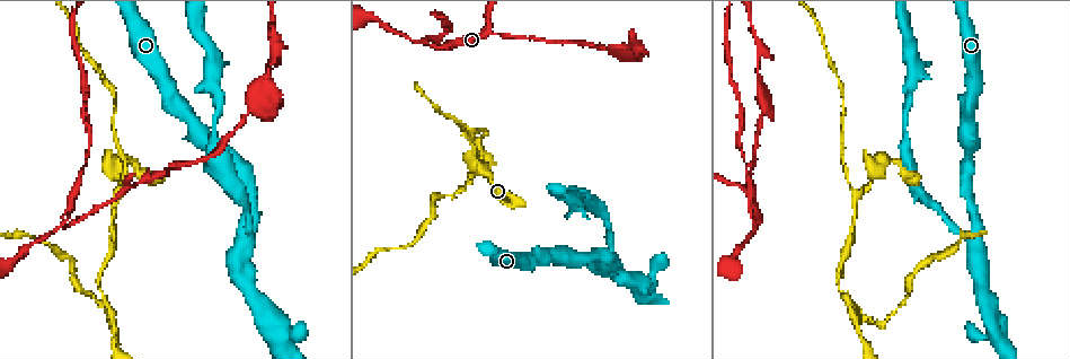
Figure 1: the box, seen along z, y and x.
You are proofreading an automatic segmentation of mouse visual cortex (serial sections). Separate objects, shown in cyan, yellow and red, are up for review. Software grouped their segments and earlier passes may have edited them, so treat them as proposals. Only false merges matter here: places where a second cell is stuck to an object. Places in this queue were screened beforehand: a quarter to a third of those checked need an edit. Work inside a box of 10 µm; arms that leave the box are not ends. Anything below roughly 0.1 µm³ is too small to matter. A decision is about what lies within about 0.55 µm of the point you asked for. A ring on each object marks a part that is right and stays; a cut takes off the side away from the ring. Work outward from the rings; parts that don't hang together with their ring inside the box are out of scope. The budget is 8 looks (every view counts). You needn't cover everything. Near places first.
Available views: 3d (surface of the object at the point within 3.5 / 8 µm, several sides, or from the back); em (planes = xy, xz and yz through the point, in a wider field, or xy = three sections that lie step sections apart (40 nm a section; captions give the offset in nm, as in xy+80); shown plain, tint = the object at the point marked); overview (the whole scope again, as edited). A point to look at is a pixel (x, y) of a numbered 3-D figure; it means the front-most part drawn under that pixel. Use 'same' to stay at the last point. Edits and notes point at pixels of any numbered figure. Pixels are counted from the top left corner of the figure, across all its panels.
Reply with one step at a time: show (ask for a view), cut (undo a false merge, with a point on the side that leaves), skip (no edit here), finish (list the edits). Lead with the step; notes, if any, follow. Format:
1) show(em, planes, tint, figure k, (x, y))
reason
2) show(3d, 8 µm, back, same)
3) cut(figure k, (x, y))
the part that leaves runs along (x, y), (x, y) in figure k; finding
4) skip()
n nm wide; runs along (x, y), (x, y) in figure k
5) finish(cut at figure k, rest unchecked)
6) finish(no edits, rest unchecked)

show(3d, 8 µm, figure 1, (857, 194))

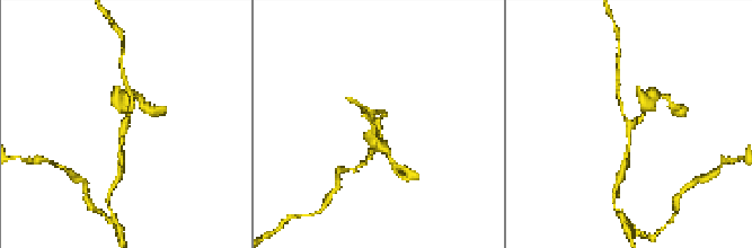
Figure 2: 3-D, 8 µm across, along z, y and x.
show(3d, 3.5 µm, same)
closer look

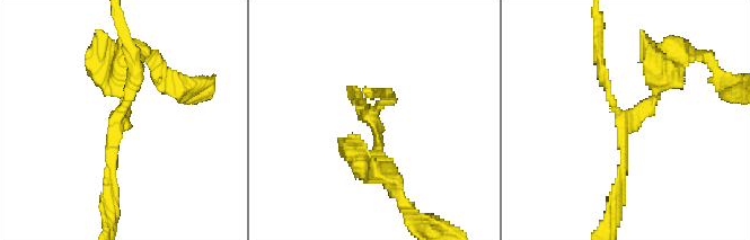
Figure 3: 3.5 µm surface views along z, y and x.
show(em, xy, step 1, tint, figure 3, (122, 126))

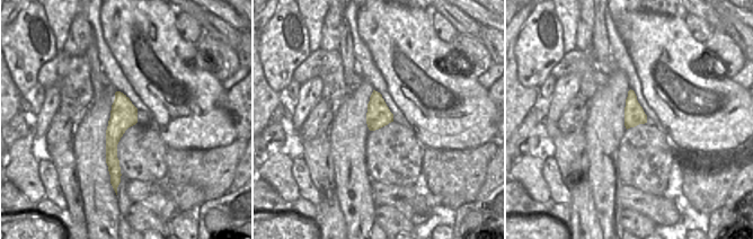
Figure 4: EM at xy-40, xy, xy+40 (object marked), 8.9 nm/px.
skip()
3 arms; arms of 100, 150, 200 nm; runs along (670, 70), (624, 132), (621, 198) in figure 3; all the same cell

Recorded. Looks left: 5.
show(3d, 3.5 µm, figure 1, (470, 145))
a fork

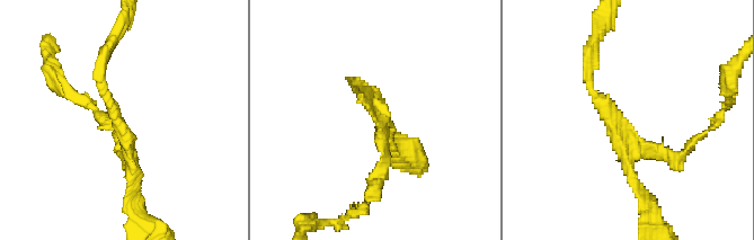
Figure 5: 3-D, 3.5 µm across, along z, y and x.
show(em, planes, tint, figure 5, (620, 140))
need the tissue

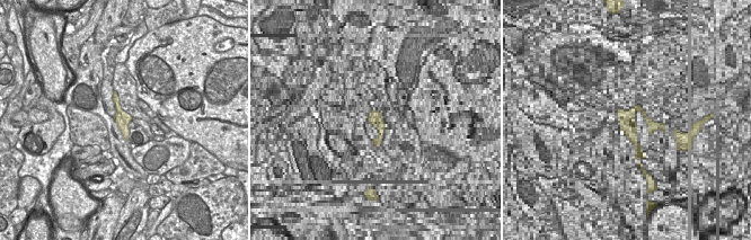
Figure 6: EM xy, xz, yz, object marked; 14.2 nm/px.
skip()
3 arms; runs along (591, 81), (622, 140), (685, 150) in figure 5; continuous, no second cell

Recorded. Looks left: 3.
show(3d, 3.5 µm, figure 1, (977, 239))
three-way junction

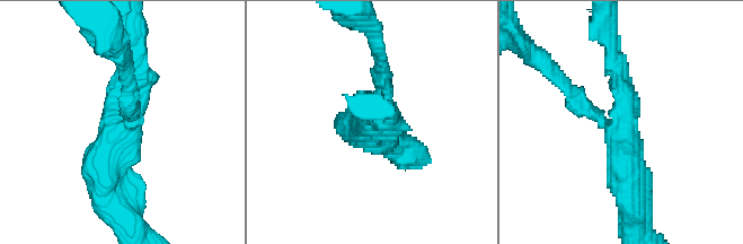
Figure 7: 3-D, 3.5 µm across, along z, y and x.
show(em, xy, step 3, tint, figure 7, (622, 118))

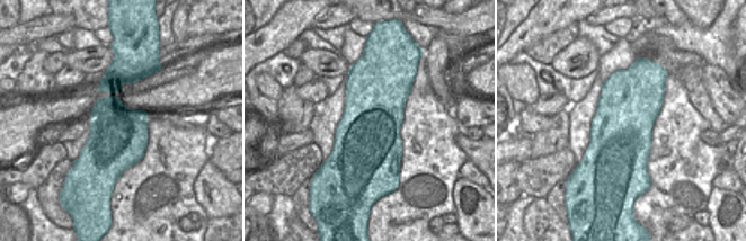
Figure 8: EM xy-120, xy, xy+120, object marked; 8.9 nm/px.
show(em, planes, tint, same)

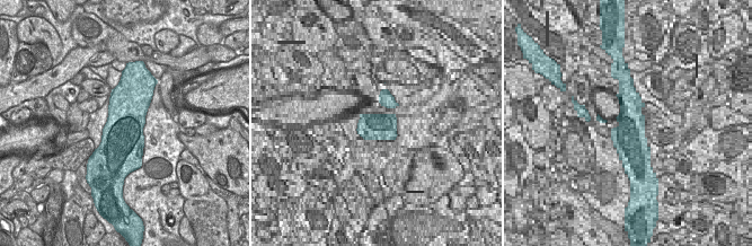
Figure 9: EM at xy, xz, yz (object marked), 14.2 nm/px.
skip()
runs along (133, 46), (106, 189) in figure 7; one cell here

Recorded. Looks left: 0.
finish(no edits, rest unchecked)

